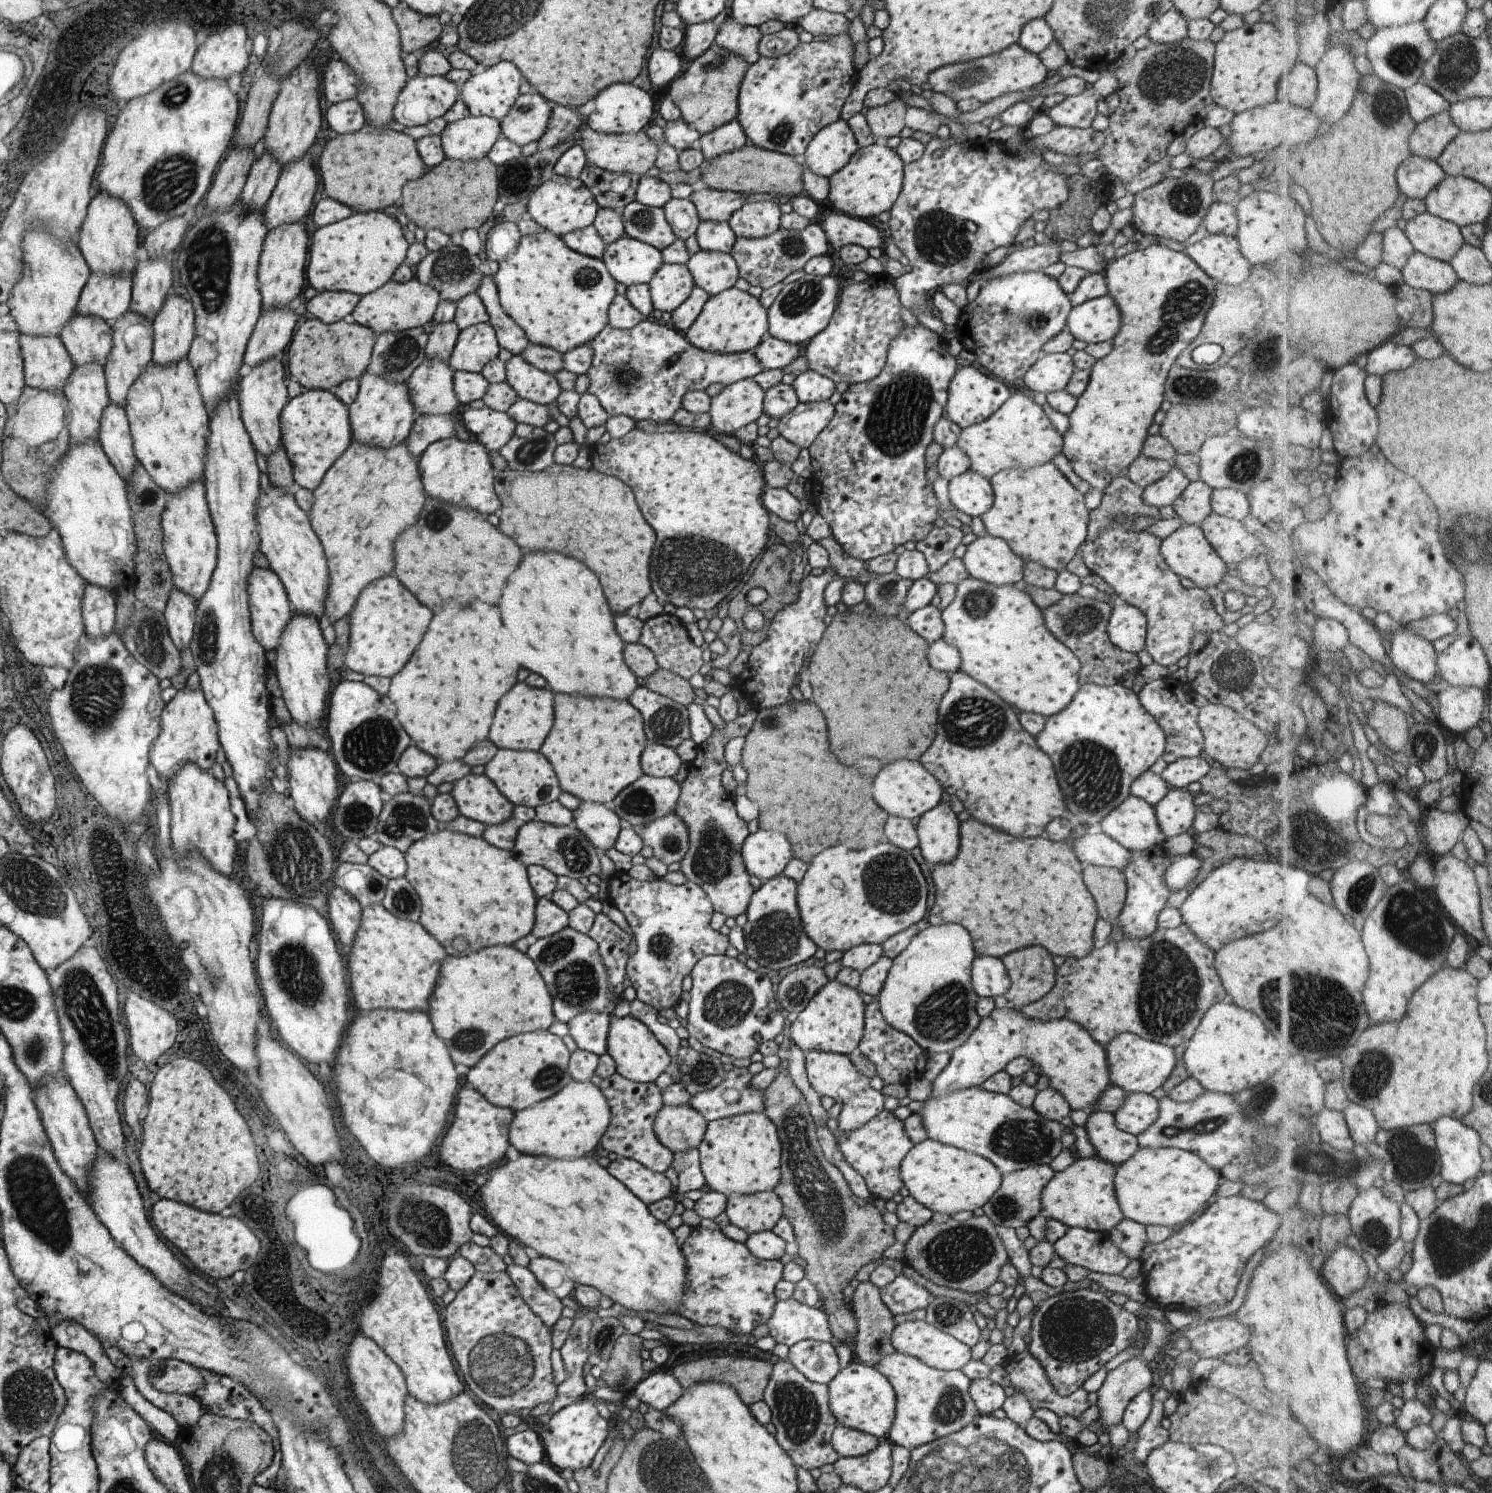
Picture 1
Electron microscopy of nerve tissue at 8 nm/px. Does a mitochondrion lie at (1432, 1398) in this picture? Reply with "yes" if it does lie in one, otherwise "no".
no

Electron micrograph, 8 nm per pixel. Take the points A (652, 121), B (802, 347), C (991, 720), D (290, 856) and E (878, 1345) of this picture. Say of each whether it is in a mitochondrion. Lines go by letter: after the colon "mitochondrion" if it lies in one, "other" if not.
A: other
B: other
C: mitochondrion
D: mitochondrion
E: other

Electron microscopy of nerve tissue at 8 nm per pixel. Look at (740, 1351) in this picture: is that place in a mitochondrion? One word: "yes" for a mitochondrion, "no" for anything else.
no

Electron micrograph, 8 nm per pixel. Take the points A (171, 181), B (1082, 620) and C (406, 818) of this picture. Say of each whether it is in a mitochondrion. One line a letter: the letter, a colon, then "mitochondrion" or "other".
A: mitochondrion
B: mitochondrion
C: mitochondrion

